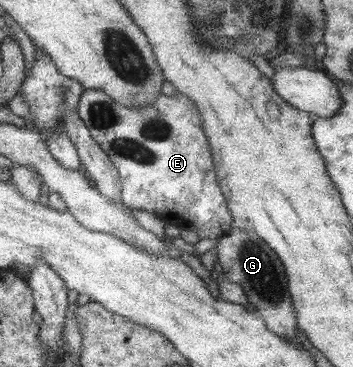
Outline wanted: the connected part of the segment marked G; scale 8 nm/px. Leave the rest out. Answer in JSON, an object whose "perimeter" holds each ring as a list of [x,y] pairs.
{"perimeter":[[[234,227],[213,241],[212,248],[217,251],[216,268],[225,274],[225,279],[241,286],[248,302],[255,309],[253,314],[264,321],[269,331],[284,336],[284,339],[291,340],[296,347],[303,349],[295,334],[298,325],[296,311],[292,307],[292,296],[288,292],[287,276],[276,252],[253,232]]]}

